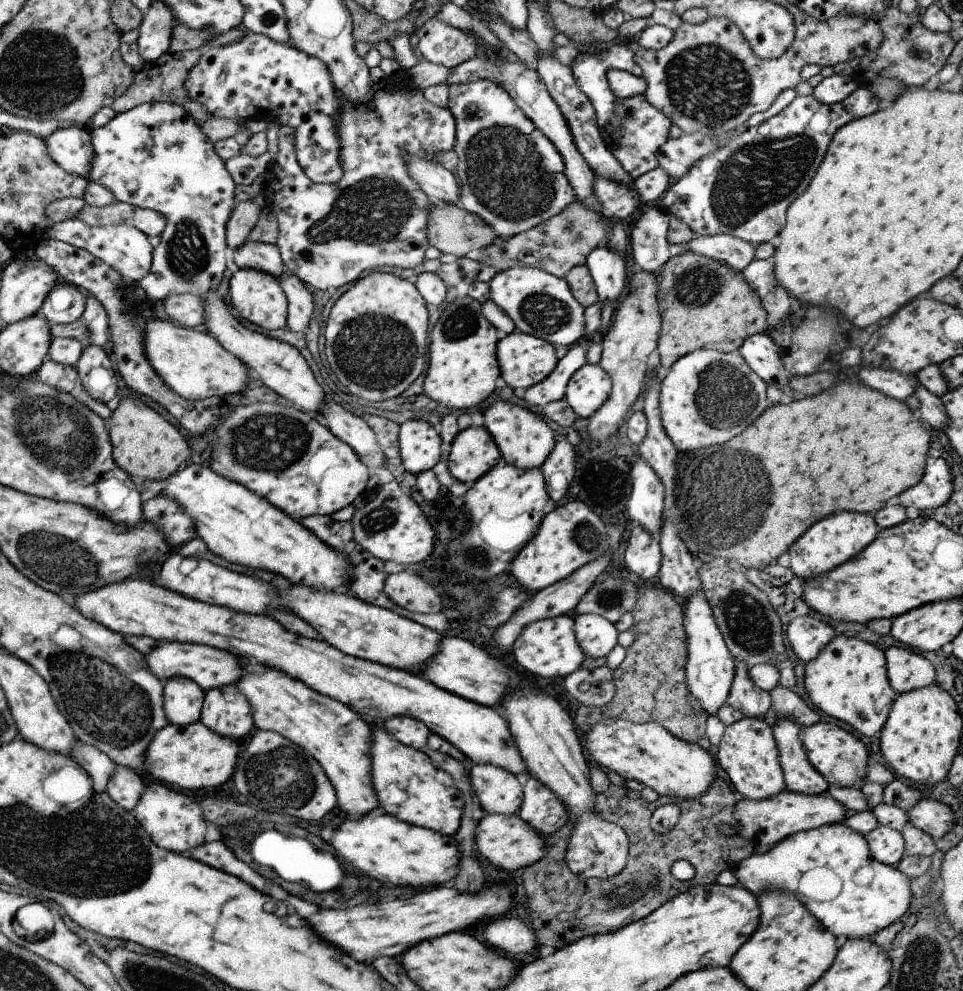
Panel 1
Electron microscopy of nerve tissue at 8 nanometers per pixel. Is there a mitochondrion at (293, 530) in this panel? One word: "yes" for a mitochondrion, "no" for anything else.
no

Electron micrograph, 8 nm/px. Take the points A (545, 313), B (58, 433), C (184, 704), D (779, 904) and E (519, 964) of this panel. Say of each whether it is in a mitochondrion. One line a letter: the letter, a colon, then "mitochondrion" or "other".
A: mitochondrion
B: mitochondrion
C: other
D: mitochondrion
E: other

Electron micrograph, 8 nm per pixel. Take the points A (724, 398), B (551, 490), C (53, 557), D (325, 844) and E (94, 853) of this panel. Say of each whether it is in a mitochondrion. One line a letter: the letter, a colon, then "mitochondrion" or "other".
A: mitochondrion
B: other
C: mitochondrion
D: other
E: mitochondrion

